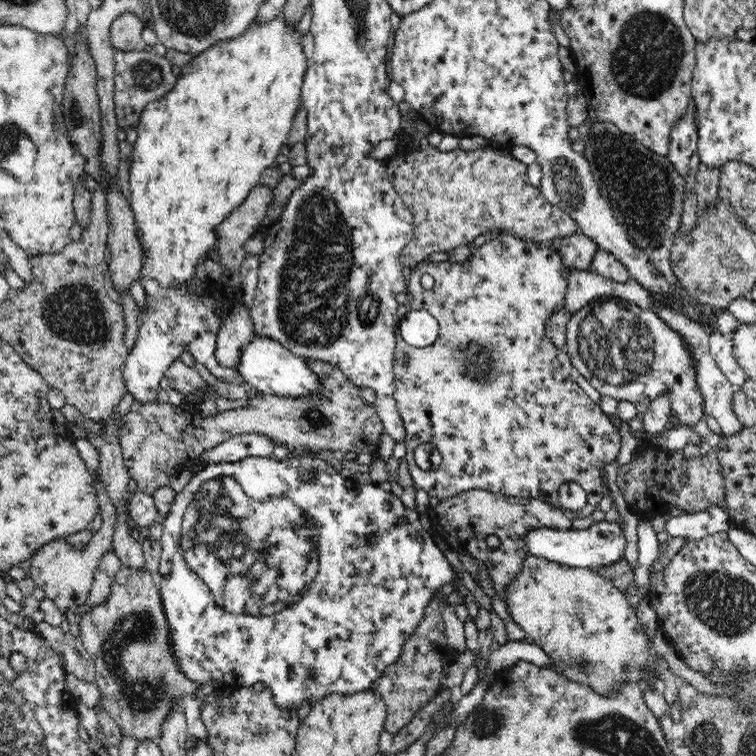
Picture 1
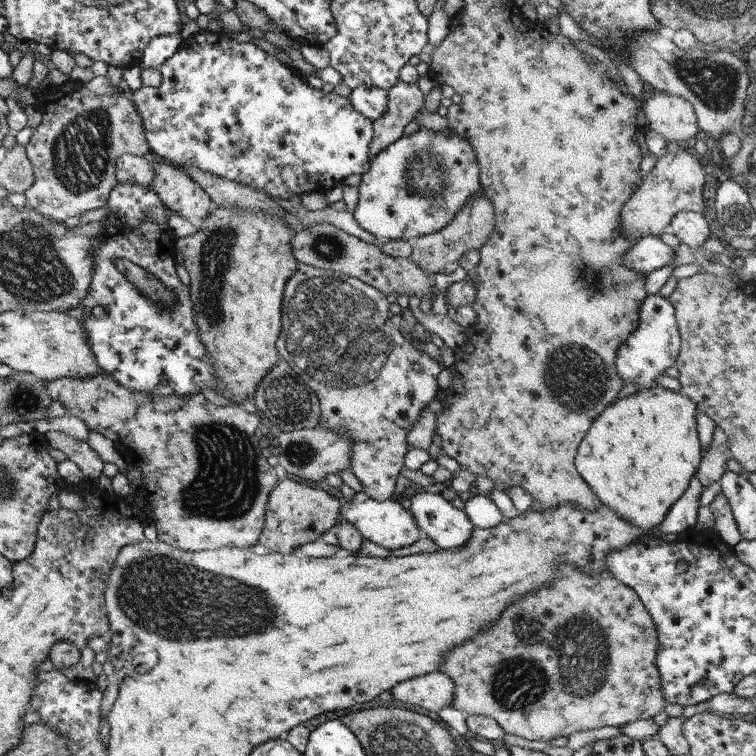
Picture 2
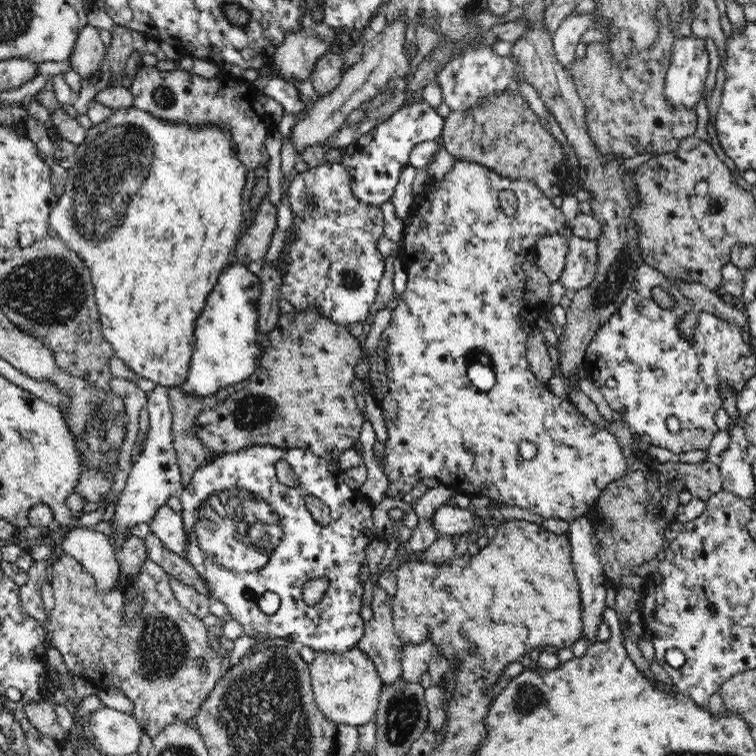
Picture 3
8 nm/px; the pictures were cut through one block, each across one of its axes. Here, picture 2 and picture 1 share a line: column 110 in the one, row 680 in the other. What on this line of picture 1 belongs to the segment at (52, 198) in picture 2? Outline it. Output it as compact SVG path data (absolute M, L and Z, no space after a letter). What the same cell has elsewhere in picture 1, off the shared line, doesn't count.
M122 566L112 581L110 598L104 604L90 609L90 612L78 618L80 641L95 663L94 681L101 692L99 705L116 721L124 737L140 741L158 740L161 736L162 724L170 712L170 707L168 707L170 700L176 696L192 695L199 686L180 671L177 660L171 654L170 628L160 592L154 586L150 571L138 573L138 571Z

